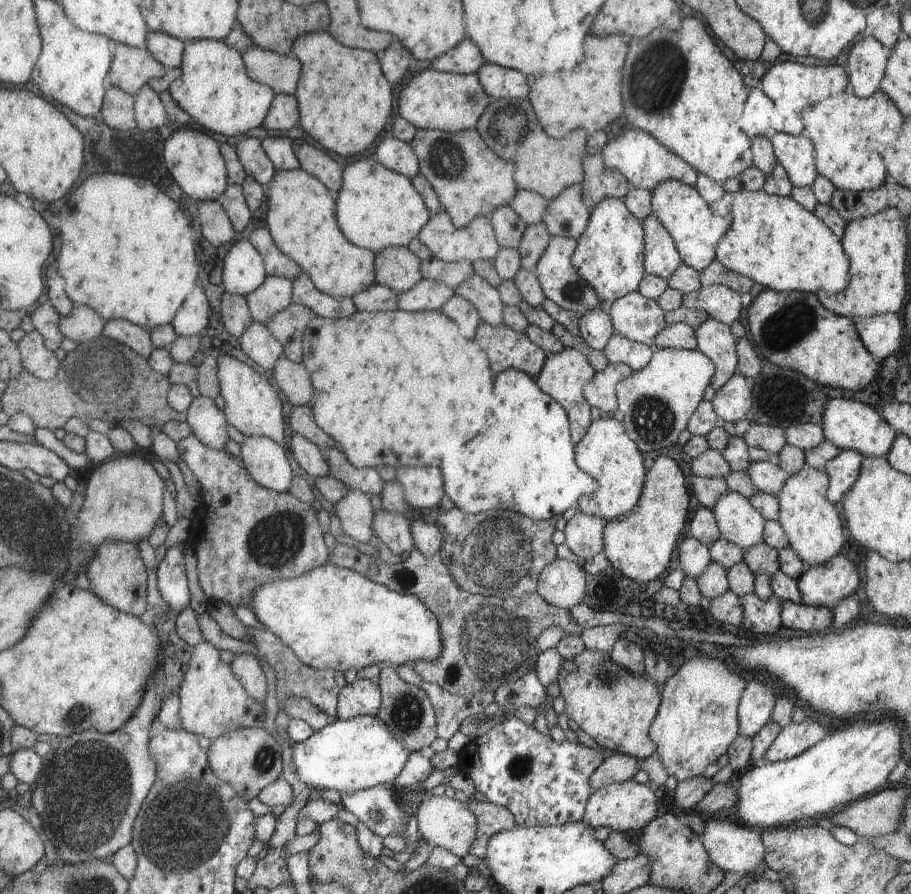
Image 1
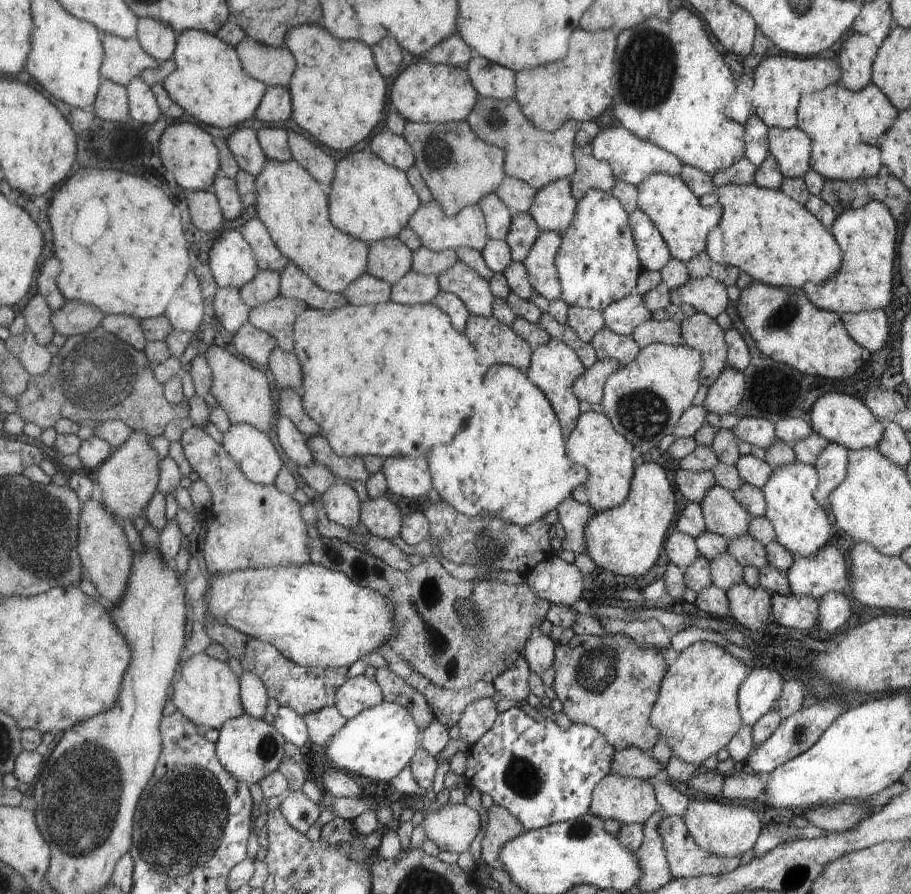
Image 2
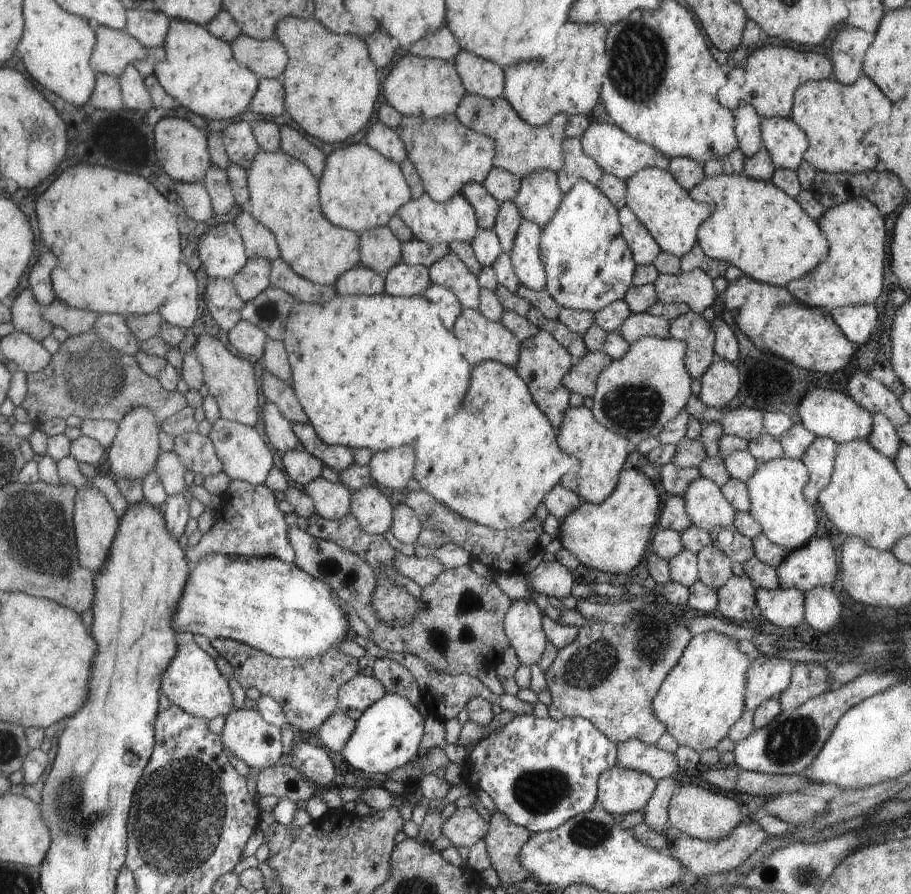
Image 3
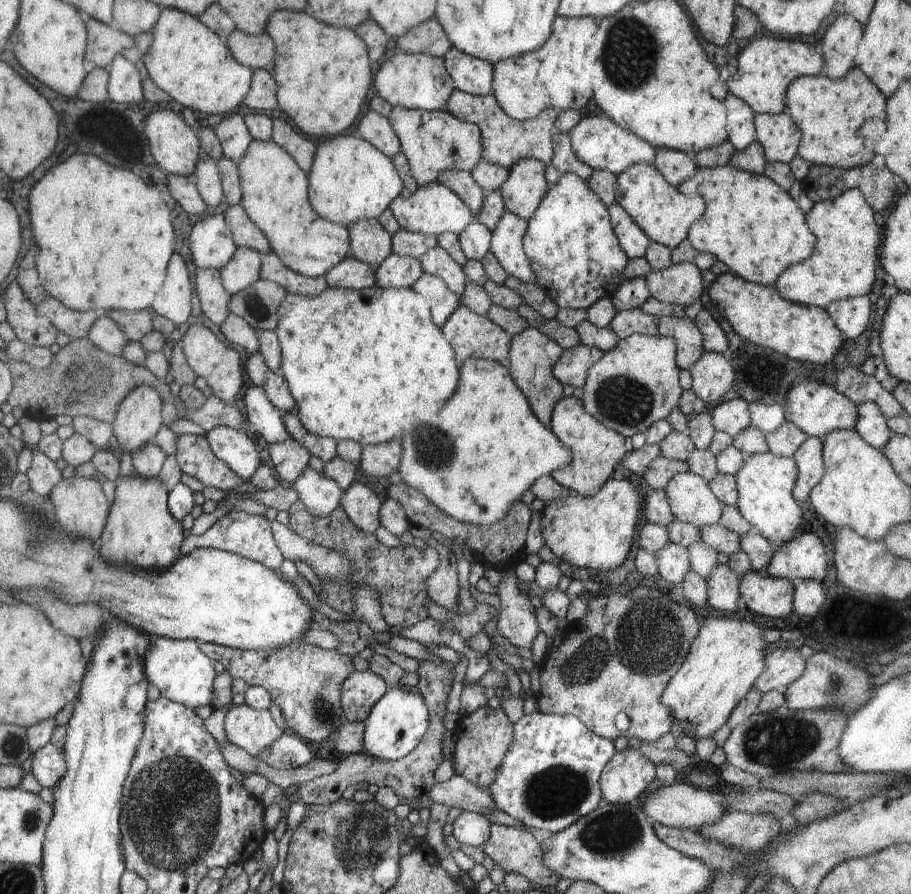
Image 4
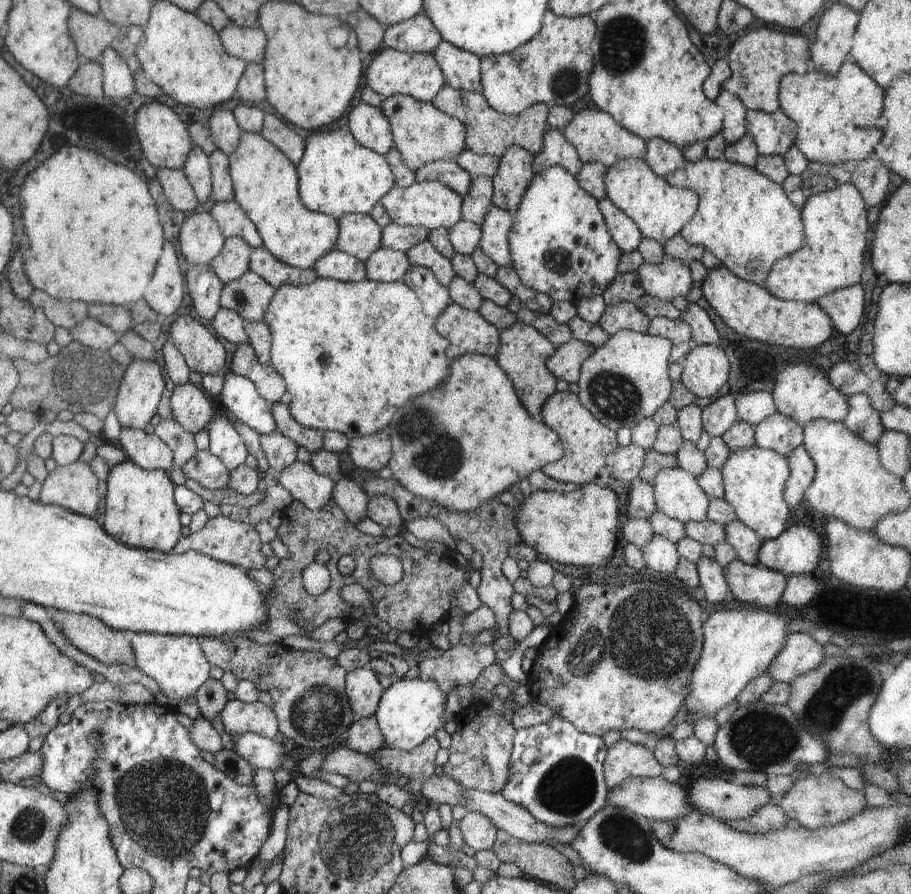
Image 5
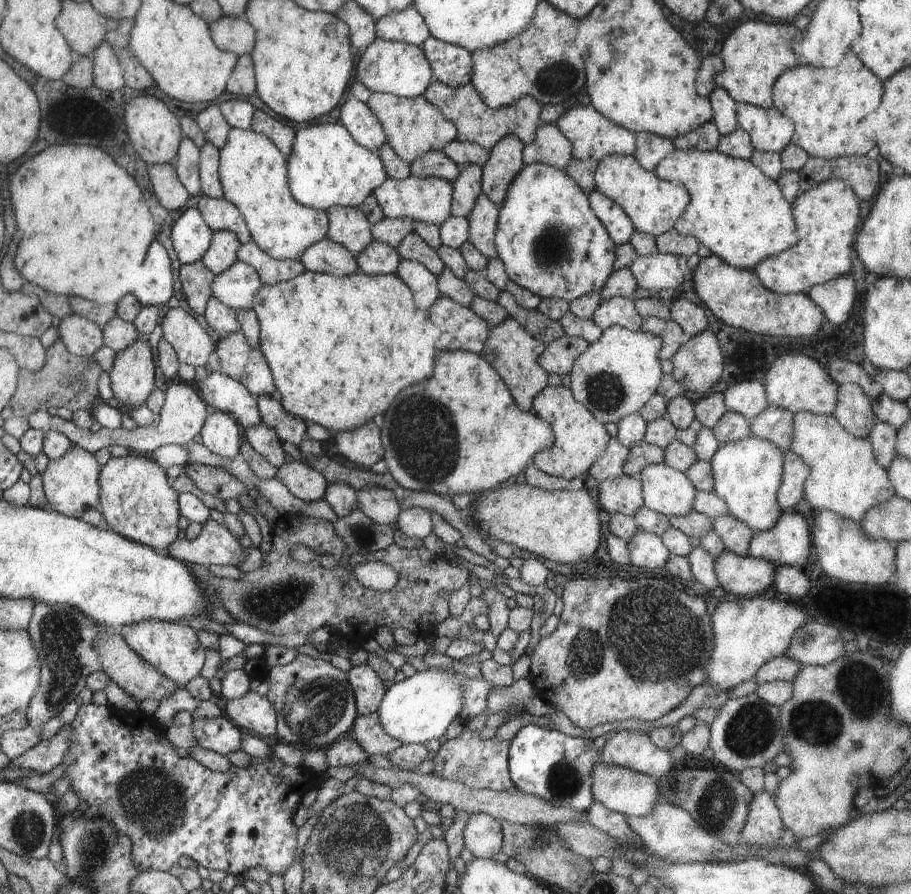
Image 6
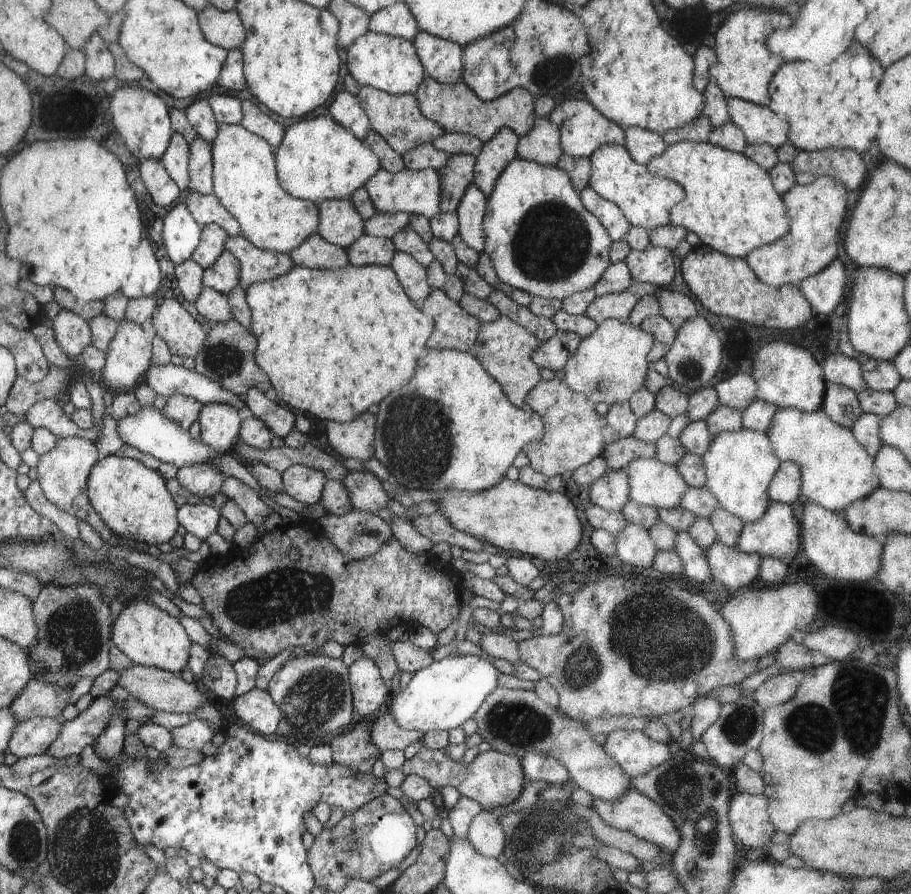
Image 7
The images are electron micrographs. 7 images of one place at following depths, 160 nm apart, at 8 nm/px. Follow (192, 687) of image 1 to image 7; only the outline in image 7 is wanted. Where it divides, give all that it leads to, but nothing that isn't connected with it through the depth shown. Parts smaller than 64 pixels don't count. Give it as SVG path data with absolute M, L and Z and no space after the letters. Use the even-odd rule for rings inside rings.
M144 598L124 604L112 629L112 642L120 652L124 652L130 658L134 665L154 667L177 674L186 664L188 650L192 644L182 624L176 618L172 618L163 609L156 608L154 603Z

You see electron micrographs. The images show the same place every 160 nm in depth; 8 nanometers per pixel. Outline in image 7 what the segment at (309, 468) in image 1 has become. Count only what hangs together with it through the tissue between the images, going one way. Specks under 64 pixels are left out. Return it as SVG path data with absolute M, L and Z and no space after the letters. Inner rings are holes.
M171 362L164 366L153 364L147 370L144 382L162 401L172 395L186 395L203 405L218 401L231 404L237 409L246 409L242 398L223 389L216 381L198 374L194 369L186 369Z

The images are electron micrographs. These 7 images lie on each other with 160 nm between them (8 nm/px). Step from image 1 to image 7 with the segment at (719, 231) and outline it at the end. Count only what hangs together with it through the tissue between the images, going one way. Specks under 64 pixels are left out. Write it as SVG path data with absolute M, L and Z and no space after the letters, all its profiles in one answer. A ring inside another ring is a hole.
M604 145L590 156L591 175L589 186L616 203L626 215L631 226L655 229L670 222L672 208L686 197L686 191L672 179L653 175L646 165L638 164L624 145Z

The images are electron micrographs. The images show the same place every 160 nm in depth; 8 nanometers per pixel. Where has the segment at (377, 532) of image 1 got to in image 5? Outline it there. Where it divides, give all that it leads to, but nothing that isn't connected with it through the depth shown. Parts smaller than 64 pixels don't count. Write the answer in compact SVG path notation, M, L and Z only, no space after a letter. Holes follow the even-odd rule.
M342 476L336 481L331 500L345 512L350 522L357 524L367 516L369 496L352 479Z

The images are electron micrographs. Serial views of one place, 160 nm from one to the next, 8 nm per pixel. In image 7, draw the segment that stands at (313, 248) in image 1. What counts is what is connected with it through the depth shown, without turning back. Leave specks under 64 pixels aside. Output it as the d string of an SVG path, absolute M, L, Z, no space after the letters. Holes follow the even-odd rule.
M219 125L219 132L211 142L214 166L214 192L219 201L240 222L241 235L262 250L289 253L319 228L321 221L317 203L298 199L286 191L279 181L276 150L266 139L252 134L242 125Z

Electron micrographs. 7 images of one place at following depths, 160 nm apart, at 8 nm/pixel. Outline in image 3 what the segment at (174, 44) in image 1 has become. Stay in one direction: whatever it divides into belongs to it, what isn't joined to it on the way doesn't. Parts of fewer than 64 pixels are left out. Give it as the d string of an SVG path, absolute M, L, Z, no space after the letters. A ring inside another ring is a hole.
M128 10L127 25L124 28L128 34L139 39L148 49L164 46L167 32L170 30L171 18L162 12L142 12Z

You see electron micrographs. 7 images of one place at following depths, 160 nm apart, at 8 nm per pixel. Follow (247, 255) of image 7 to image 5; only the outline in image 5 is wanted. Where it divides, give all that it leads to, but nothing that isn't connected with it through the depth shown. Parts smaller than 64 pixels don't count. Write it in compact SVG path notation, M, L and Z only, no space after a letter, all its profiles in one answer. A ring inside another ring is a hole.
M253 248L250 269L278 288L282 285L309 285L316 280L314 269L301 269L277 259L266 248Z

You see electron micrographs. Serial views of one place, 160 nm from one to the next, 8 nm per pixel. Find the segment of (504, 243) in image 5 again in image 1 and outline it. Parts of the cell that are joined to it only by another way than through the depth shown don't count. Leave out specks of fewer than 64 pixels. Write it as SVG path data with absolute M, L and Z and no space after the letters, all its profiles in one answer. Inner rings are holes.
M551 236L547 249L536 263L534 271L547 299L558 304L560 308L565 308L580 316L590 309L602 306L603 300L599 298L598 292L594 288L589 287L583 281L572 264L571 258L574 256L576 248L578 248L578 242L575 238Z

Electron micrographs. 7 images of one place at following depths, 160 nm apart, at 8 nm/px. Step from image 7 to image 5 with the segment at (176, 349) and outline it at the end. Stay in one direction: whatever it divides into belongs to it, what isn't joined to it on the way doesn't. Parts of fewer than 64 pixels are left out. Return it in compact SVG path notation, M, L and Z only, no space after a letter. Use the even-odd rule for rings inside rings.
M190 315L179 316L170 327L171 342L185 358L191 371L202 374L222 374L220 368L226 366L226 348L216 340L216 336L204 328L198 320Z

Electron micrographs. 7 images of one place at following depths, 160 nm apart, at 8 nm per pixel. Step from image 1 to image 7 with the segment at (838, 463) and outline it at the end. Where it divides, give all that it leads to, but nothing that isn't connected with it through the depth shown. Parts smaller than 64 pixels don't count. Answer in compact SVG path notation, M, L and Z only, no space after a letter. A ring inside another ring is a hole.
M783 459L767 490L771 502L785 502L791 505L802 493L802 468L799 463Z

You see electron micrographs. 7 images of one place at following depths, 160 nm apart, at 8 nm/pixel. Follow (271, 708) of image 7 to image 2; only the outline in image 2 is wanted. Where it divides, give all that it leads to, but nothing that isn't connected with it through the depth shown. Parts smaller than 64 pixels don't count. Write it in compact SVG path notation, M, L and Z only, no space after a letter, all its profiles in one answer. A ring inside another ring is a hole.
M244 712L243 716L231 718L221 726L215 745L218 747L219 761L226 769L231 771L237 779L252 785L258 784L267 774L276 772L285 755L286 742L287 739L274 724Z

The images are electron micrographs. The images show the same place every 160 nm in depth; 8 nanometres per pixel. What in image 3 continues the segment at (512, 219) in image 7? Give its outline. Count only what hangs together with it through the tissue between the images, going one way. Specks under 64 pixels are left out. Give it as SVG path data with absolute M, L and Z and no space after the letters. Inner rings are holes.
M587 180L577 182L562 200L559 209L544 225L542 262L547 271L546 290L564 309L597 313L624 298L634 284L637 264L621 235L618 209Z

